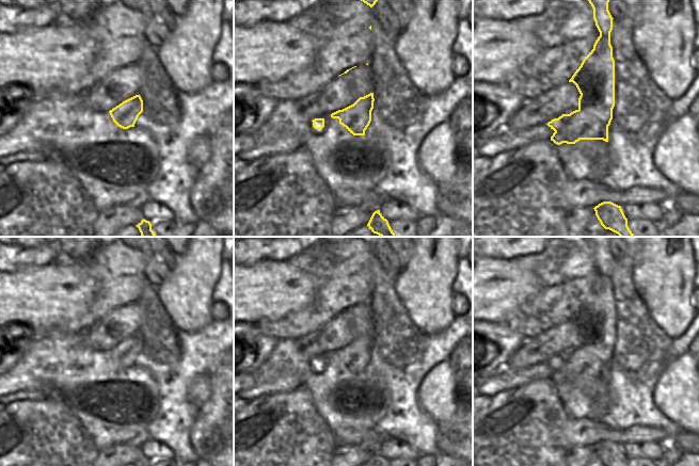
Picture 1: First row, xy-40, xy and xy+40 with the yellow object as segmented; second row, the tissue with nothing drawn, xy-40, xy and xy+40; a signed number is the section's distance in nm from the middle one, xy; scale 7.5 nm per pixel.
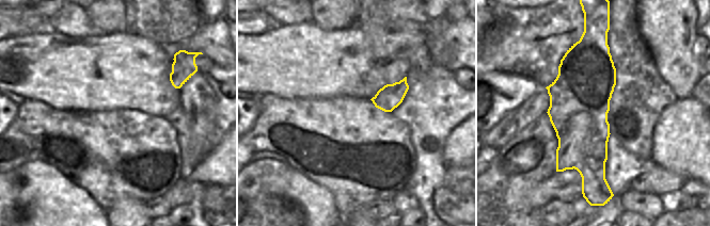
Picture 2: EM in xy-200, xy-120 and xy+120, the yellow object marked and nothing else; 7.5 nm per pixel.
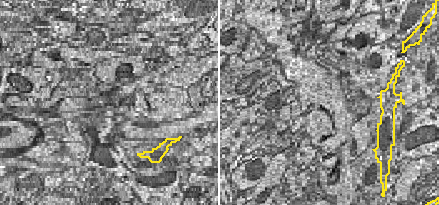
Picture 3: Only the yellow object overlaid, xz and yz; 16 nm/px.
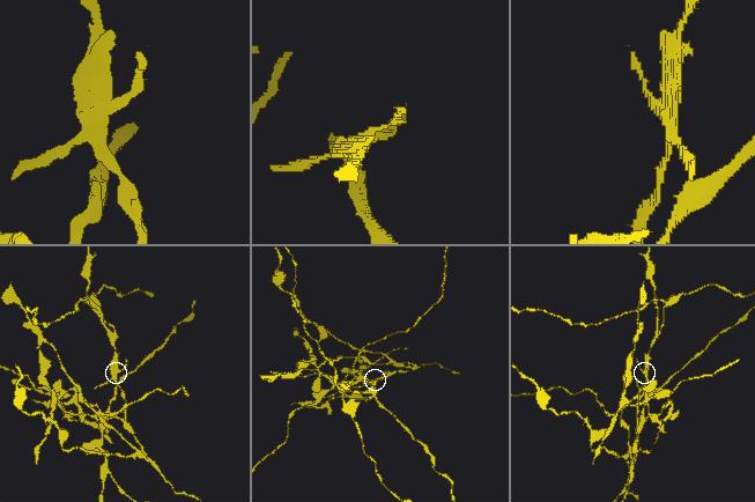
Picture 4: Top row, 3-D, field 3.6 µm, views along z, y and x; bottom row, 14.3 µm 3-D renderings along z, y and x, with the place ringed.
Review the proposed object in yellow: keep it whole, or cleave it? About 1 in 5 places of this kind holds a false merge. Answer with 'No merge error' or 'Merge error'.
Merge error

